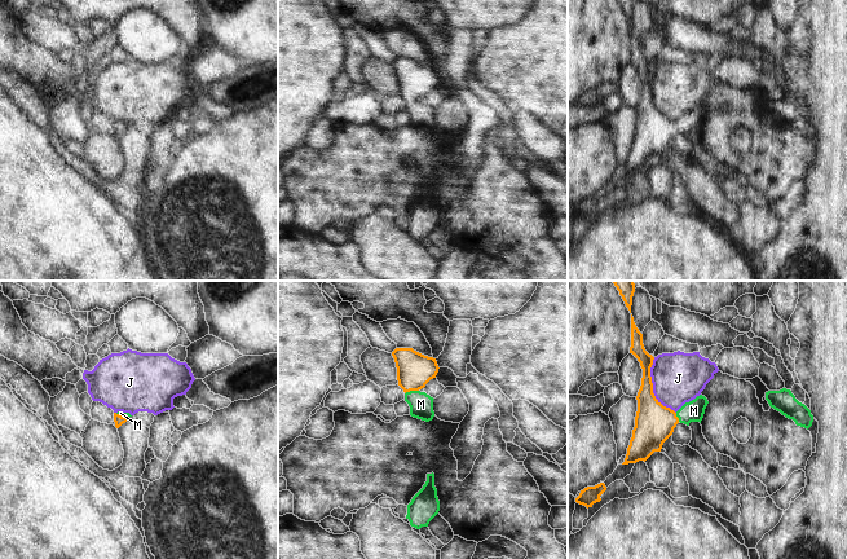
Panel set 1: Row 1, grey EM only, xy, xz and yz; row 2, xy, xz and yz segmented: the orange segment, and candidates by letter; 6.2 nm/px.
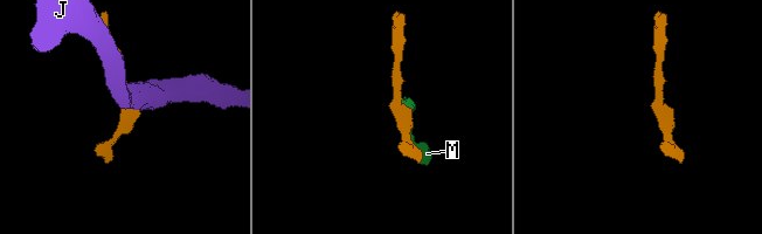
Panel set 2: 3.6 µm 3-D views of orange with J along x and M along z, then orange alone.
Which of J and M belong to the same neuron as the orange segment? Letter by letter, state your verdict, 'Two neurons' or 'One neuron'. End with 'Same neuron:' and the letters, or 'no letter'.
J: Two neurons
M: One neuron
Same neuron: M.

